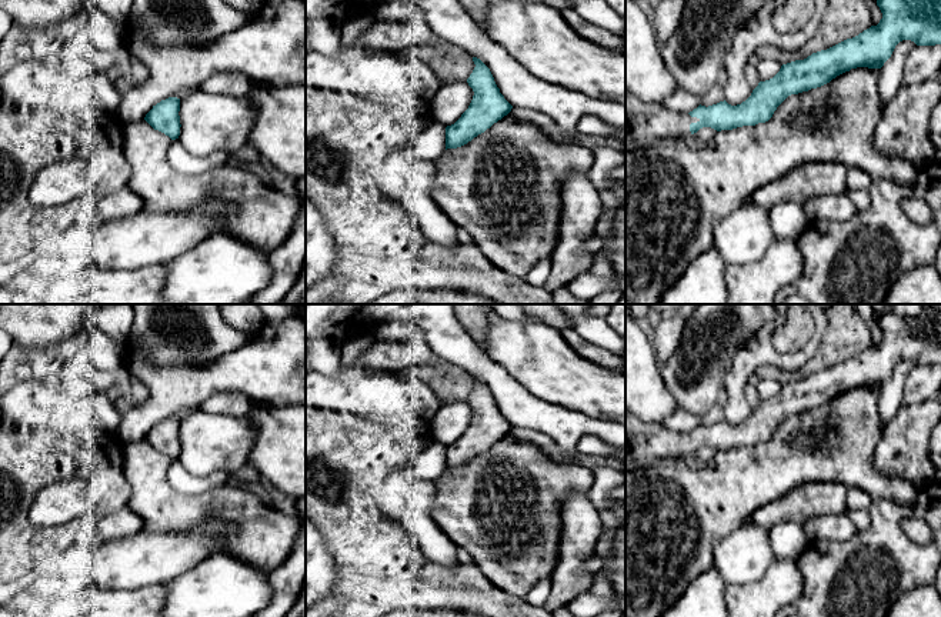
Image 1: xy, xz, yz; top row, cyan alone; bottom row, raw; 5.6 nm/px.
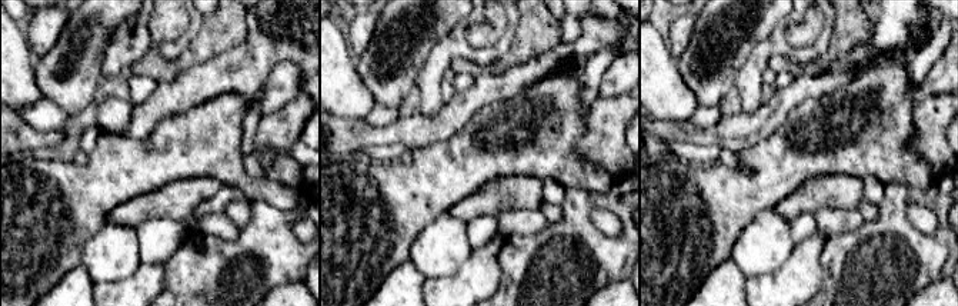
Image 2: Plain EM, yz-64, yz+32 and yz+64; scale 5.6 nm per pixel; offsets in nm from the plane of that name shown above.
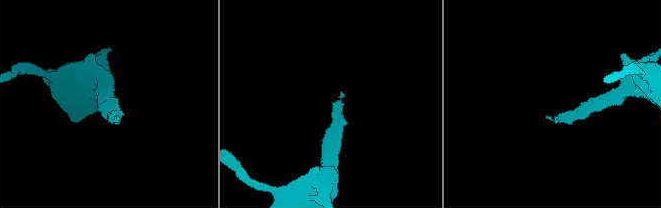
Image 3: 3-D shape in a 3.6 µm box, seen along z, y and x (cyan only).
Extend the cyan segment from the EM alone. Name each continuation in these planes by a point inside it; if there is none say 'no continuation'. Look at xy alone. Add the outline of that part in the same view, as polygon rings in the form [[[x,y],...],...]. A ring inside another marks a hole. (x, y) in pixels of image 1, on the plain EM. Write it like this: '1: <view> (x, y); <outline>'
no continuation

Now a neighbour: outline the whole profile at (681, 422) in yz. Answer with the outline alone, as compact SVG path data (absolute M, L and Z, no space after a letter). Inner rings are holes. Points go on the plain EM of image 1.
M678 407L674 414L667 417L661 426L674 433L690 433L701 423L701 417Z

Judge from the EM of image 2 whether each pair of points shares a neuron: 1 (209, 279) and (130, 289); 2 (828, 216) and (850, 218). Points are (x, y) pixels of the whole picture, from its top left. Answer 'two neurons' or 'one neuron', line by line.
1: two neurons
2: one neuron

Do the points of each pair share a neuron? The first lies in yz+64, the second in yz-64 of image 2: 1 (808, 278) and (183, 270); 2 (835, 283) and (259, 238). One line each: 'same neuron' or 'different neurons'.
1: different neurons
2: same neuron

